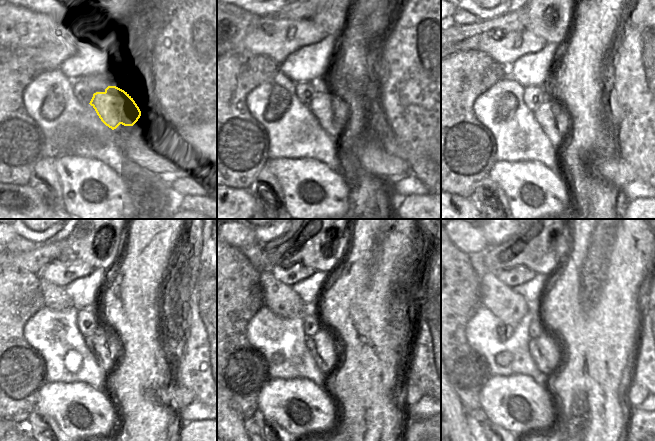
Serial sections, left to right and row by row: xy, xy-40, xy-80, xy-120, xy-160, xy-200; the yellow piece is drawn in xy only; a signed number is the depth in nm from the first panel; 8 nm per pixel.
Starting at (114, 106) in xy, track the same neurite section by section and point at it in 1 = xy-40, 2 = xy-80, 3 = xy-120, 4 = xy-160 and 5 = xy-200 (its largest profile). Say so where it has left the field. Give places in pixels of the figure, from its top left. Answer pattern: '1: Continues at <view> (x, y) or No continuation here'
1: Continues at xy-40 (332, 112)
2: Continues at xy-80 (553, 116)
3: Continues at xy-120 (99, 343)
4: Continues at xy-160 (322, 347)
5: Continues at xy-200 (545, 350)

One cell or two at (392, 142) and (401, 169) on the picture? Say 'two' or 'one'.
two

